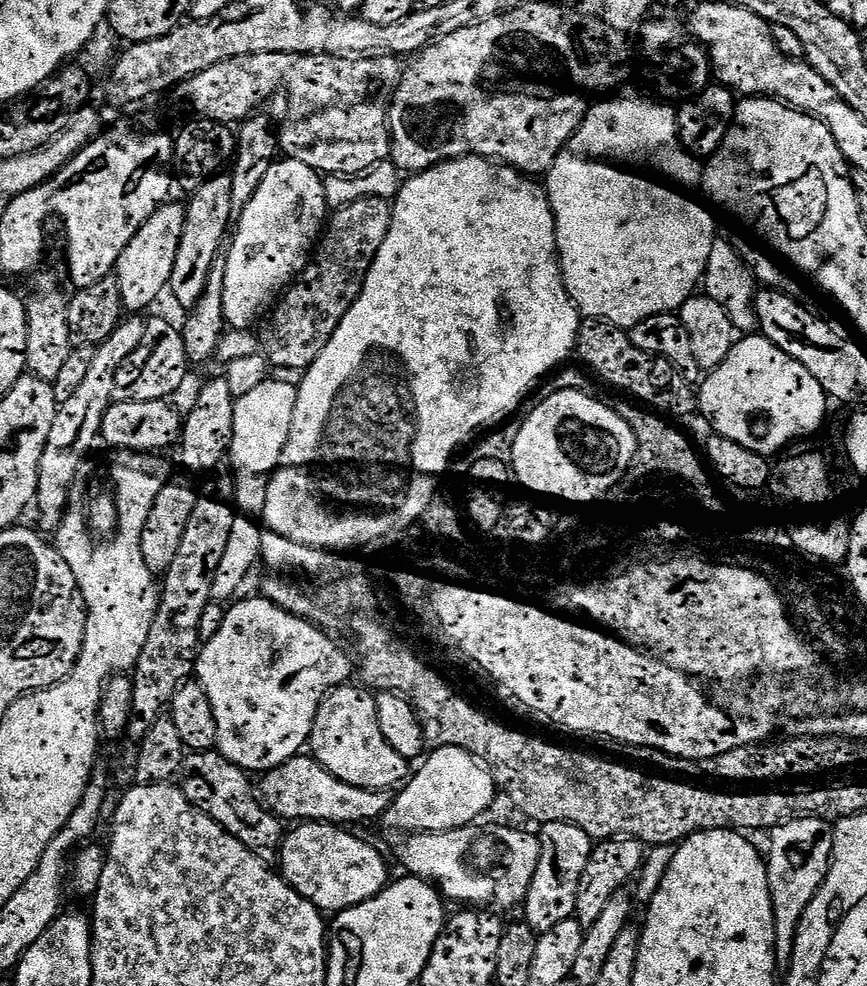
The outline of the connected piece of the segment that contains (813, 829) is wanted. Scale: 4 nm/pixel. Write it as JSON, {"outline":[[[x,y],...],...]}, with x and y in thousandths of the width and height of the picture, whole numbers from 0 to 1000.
{"outline":[[[916,832],[908,836],[900,836],[896,840],[889,841],[886,852],[886,864],[884,860],[884,875],[886,878],[886,898],[888,899],[888,911],[890,912],[890,926],[893,927],[893,947],[895,948],[895,981],[896,983],[908,983],[909,979],[913,977],[913,959],[918,954],[918,945],[923,941],[923,932],[930,927],[930,923],[934,919],[934,915],[943,907],[943,903],[950,897],[950,890],[955,882],[957,864],[953,857],[956,855],[957,848],[953,843],[950,845],[952,837],[939,832]]]}

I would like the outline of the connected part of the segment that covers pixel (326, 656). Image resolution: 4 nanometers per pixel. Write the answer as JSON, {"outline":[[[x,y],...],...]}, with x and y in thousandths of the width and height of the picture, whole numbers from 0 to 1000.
{"outline":[[[303,603],[276,609],[260,620],[251,643],[234,650],[224,686],[233,700],[238,700],[238,708],[242,708],[247,720],[247,732],[251,732],[249,759],[254,766],[287,785],[303,785],[352,762],[360,749],[362,728],[370,712],[384,698],[405,691],[401,689],[408,686],[408,669],[378,646],[382,644],[375,638],[325,619]]]}

